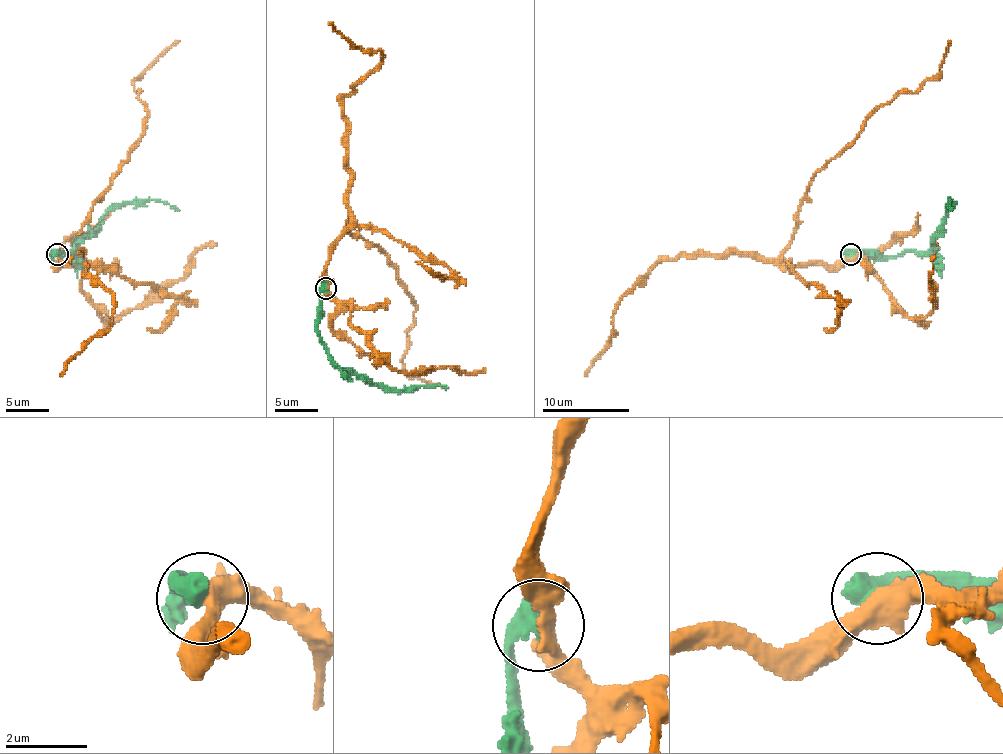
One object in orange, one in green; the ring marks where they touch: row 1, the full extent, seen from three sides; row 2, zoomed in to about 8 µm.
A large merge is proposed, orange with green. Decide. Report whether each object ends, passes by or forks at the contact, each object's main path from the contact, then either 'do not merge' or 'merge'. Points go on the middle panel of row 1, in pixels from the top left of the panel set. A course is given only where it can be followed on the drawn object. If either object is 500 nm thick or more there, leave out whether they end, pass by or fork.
course orange (326, 287), (330, 244), (350, 220), (346, 229), (387, 257), (411, 294), (404, 368), (448, 388); course green (326, 287), (319, 294), (317, 333), (335, 364), (361, 379), (370, 379), (393, 390), (428, 385), (448, 388); do not merge

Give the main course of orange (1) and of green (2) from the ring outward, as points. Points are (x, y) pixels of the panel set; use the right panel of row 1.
1: (850, 254), (833, 265), (789, 265), (783, 258), (800, 199), (819, 169), (870, 117), (939, 71), (950, 41)
2: (850, 254), (878, 252), (896, 258), (907, 252), (926, 252), (952, 204), (948, 199), (950, 210)

